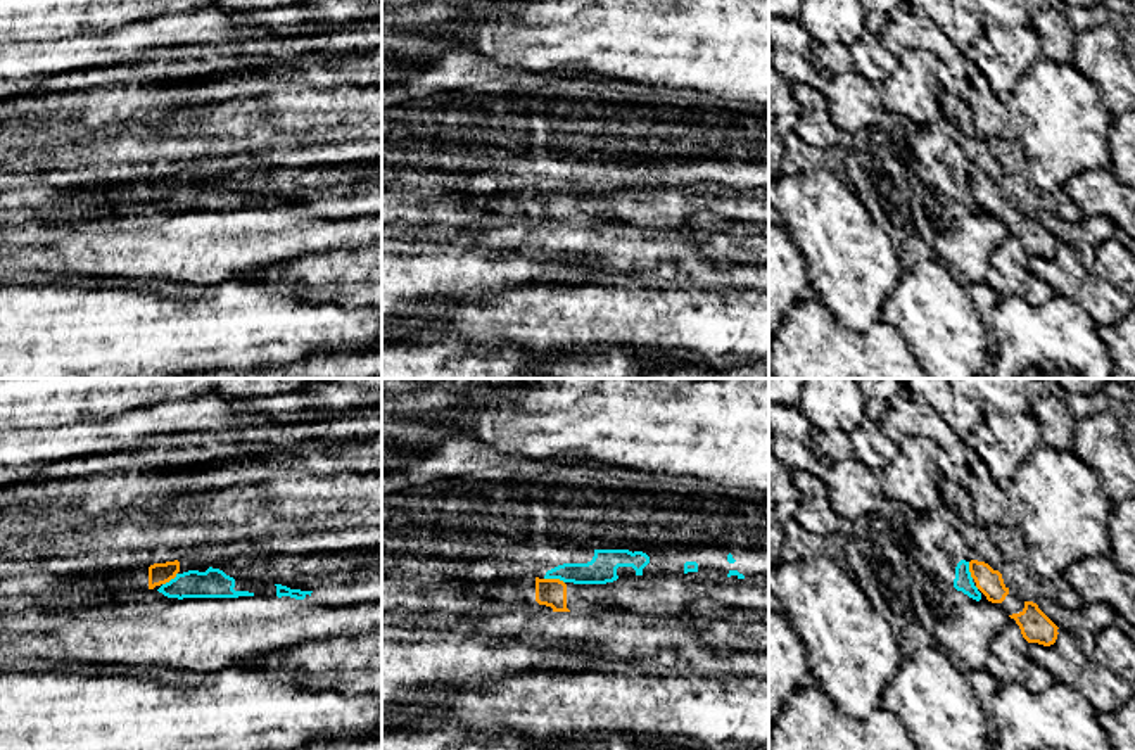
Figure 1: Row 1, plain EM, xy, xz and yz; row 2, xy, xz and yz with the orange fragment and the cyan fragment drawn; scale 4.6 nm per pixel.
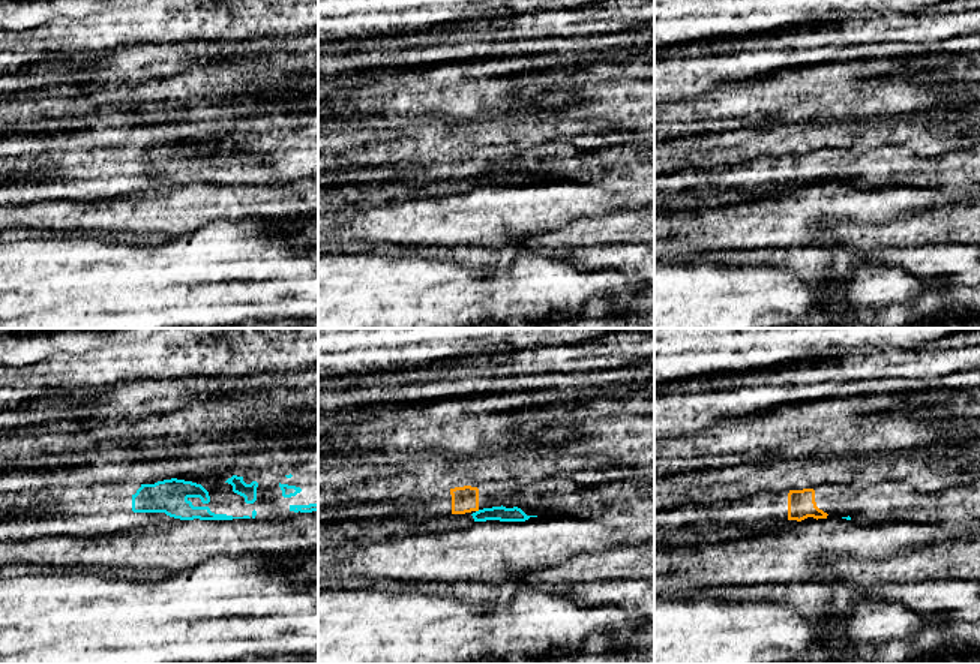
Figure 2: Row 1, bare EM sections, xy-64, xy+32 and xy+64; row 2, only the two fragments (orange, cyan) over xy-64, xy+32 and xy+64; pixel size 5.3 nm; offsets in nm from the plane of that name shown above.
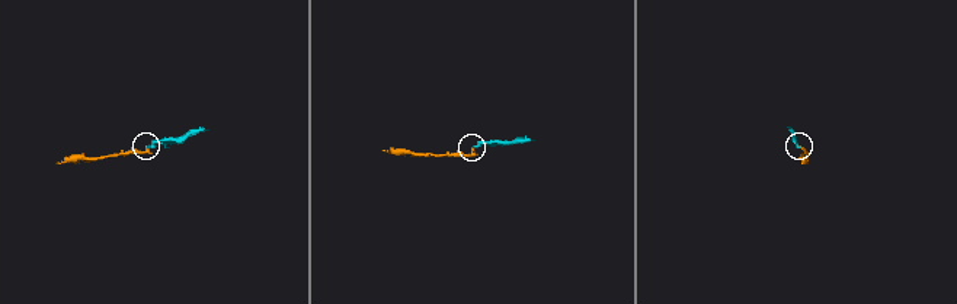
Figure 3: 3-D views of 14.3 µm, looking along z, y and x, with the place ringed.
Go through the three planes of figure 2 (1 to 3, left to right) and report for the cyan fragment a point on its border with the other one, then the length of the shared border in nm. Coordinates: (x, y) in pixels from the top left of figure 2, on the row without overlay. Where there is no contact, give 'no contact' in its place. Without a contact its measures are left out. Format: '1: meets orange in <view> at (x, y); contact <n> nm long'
1: no contact
2: no contact
3: no contact

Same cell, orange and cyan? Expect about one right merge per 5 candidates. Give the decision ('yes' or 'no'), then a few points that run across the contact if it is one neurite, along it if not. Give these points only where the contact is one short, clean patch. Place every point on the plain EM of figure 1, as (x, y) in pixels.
no; line xz (545, 190), (558, 190), (564, 196)

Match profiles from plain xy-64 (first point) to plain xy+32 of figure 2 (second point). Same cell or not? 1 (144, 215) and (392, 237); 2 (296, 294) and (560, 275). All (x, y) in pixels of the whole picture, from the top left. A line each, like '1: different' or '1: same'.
1: same
2: same

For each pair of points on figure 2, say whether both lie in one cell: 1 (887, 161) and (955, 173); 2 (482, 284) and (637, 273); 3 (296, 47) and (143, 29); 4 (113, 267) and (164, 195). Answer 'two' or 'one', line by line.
1: one
2: two
3: two
4: two

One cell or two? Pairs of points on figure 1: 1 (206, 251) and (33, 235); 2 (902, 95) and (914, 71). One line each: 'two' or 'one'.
1: two
2: one

